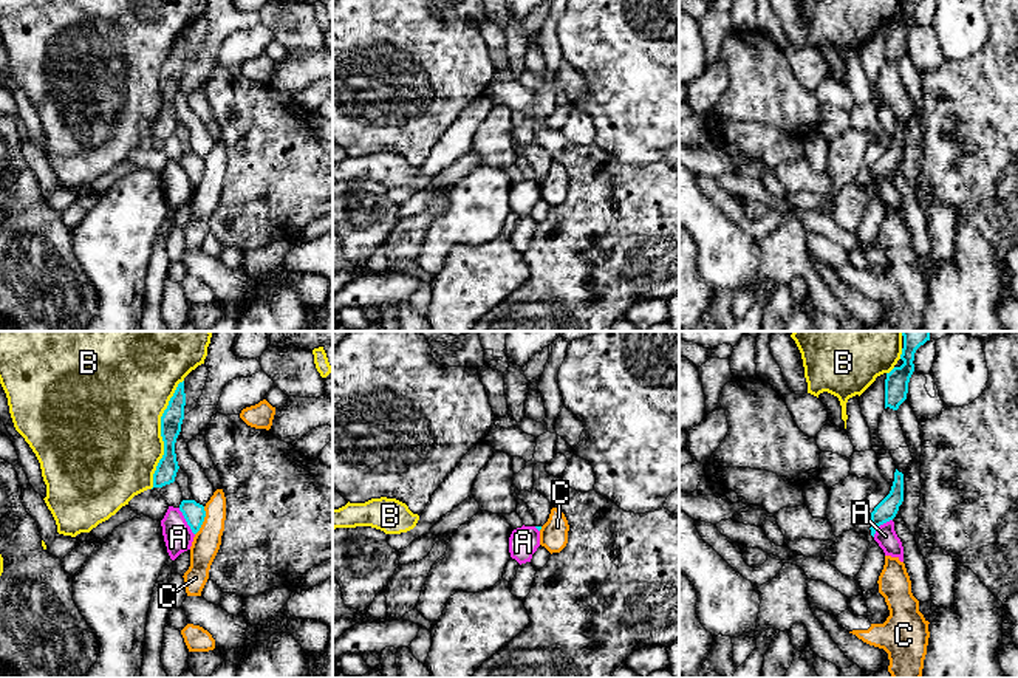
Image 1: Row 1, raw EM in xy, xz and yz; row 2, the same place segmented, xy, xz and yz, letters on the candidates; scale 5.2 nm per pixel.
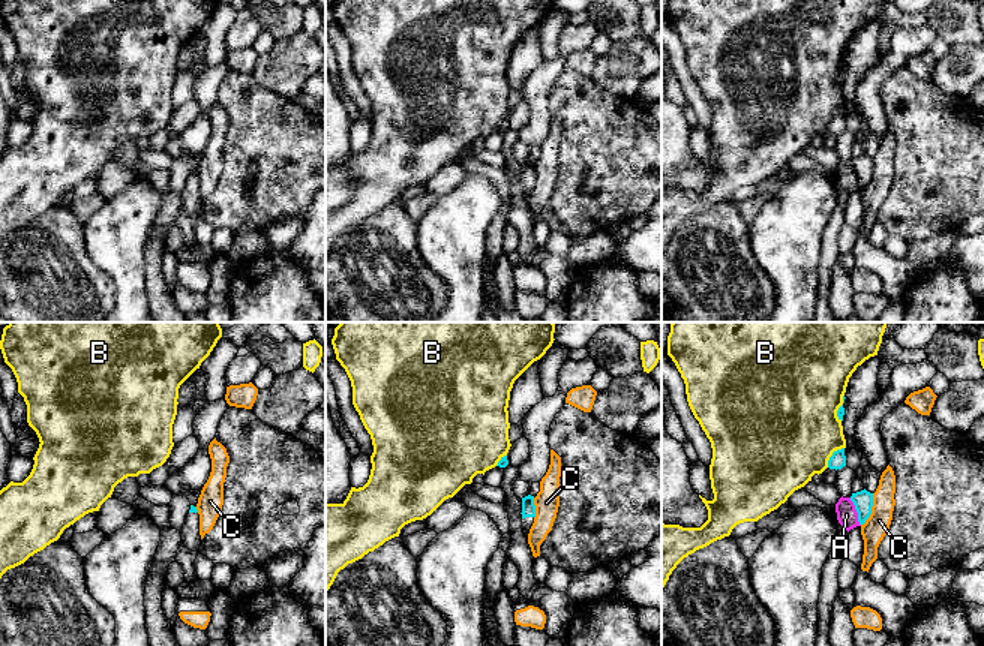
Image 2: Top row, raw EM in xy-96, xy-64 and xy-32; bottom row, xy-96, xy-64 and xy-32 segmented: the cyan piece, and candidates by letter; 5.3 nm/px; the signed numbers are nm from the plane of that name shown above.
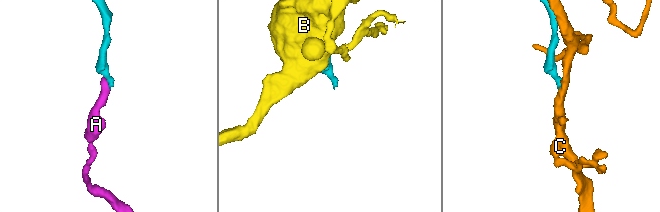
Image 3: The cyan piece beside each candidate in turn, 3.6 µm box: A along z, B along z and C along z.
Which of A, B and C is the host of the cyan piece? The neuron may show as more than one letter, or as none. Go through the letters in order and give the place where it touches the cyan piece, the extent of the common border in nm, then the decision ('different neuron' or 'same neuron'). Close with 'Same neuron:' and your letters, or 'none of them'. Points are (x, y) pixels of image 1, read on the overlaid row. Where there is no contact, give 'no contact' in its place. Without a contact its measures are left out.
A: meets cyan in xy at (186, 520); contact 170 nm long; different neuron
B: meets cyan in xy at (161, 434); contact 600 nm long; different neuron
C: meets cyan in xy at (203, 520); contact 160 nm long; different neuron
Same neuron: none of them

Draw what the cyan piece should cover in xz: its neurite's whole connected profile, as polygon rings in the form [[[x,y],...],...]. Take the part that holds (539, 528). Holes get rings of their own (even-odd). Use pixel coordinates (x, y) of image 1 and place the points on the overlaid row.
[[[529,489],[529,491],[520,491],[520,495],[518,495],[520,500],[523,500],[534,520],[535,520],[535,528],[540,531],[541,526],[548,522],[549,519],[549,514],[551,514],[551,509],[552,509],[552,505],[549,503],[549,500],[541,495],[537,489]]]

